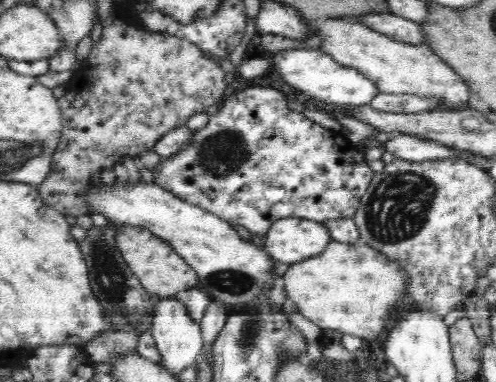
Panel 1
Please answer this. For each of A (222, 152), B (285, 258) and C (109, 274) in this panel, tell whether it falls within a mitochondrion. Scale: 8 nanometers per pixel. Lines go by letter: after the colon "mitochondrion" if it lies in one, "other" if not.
A: mitochondrion
B: other
C: mitochondrion

